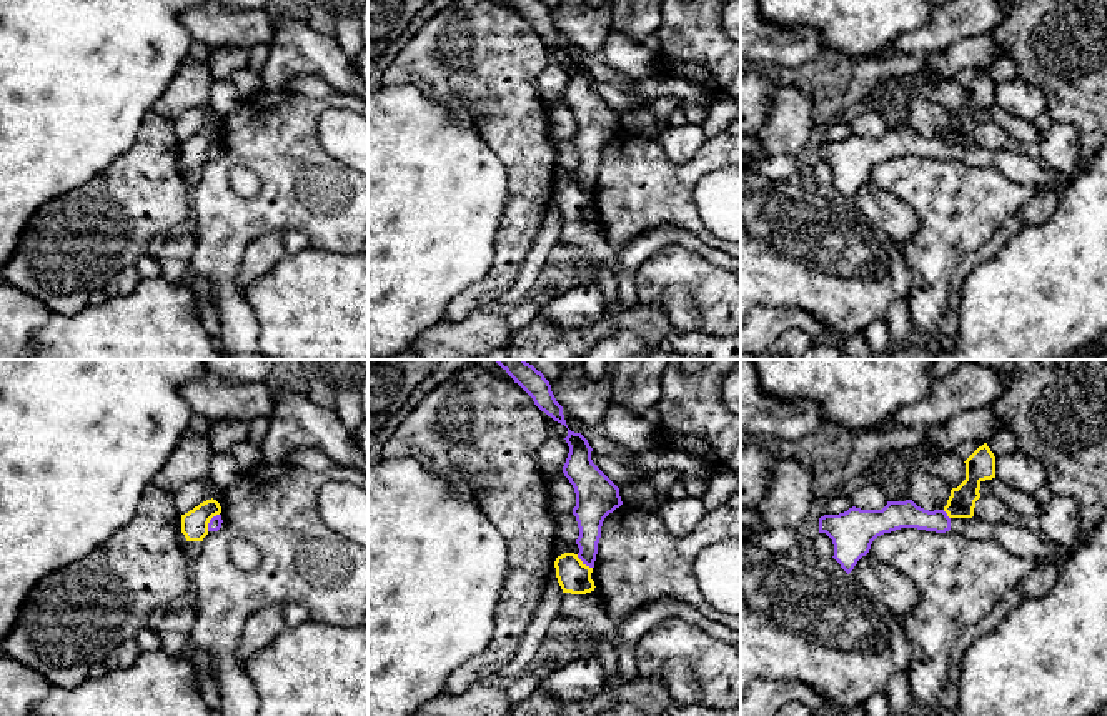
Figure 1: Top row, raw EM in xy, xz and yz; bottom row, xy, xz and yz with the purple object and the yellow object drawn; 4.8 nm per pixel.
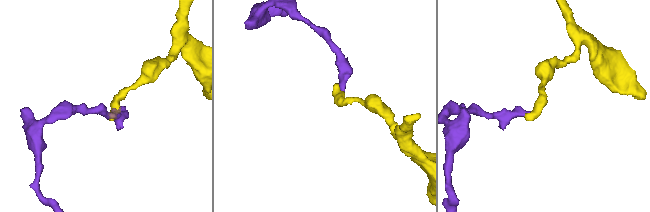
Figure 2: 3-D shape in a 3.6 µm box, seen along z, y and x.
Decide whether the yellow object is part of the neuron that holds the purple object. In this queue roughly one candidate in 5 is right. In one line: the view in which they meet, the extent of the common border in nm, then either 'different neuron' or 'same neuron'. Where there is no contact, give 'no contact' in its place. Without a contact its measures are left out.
contact in xy; length 110 nm; different neuron

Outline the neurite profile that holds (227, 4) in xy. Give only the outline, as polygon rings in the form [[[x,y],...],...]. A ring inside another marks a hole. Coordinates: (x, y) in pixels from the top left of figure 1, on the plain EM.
[[[213,0],[223,8],[231,10],[251,10],[251,8],[271,8],[271,0]]]

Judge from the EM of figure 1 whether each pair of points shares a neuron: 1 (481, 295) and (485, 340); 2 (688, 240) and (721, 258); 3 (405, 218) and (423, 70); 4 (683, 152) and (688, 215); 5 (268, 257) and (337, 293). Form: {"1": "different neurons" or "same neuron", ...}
{"1": "different neurons", "2": "same neuron", "3": "different neurons", "4": "different neurons", "5": "different neurons"}

